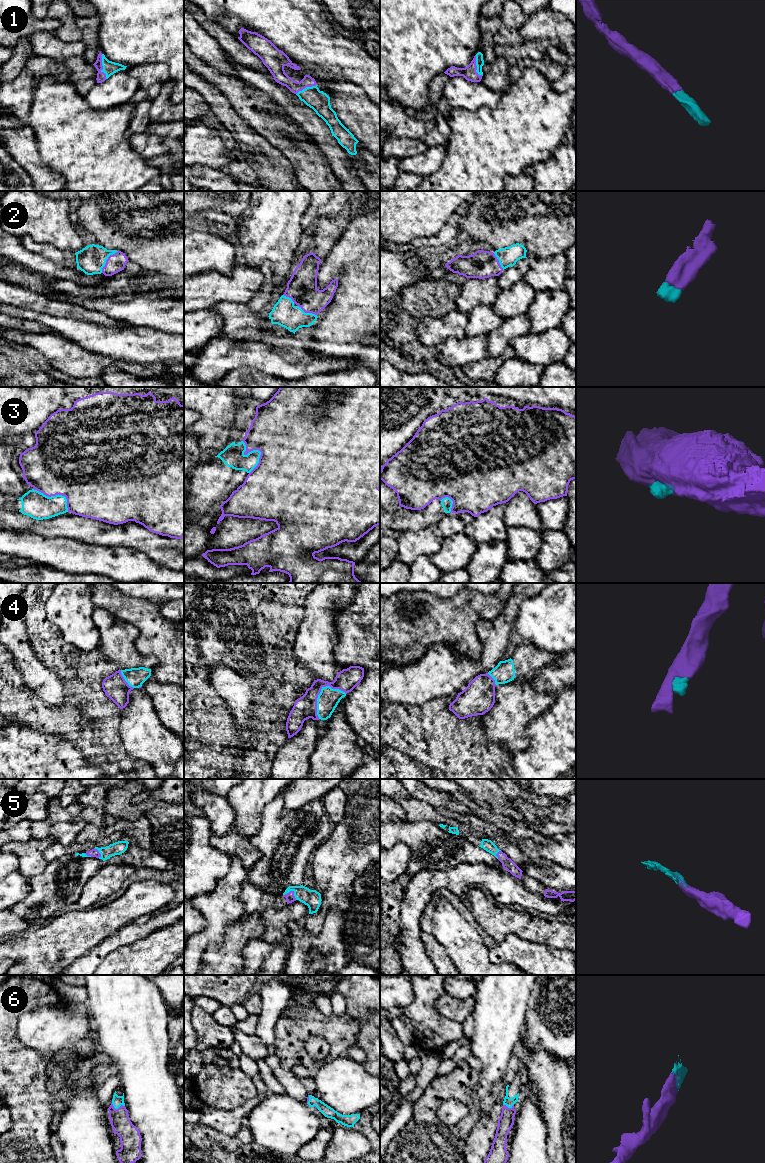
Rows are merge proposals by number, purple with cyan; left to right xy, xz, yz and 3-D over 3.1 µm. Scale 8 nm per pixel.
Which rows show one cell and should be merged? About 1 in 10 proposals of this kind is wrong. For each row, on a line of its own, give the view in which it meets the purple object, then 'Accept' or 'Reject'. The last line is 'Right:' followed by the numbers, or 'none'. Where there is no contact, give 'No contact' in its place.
1: Touches purple in xy. Accept
2: Touches purple in xy. Accept
3: Touches purple in xz. Reject
4: Touches purple in xz. Accept
5: Touches purple in xz. Accept
6: Touches purple in xy. Accept
Right: 1, 2, 4, 5, 6

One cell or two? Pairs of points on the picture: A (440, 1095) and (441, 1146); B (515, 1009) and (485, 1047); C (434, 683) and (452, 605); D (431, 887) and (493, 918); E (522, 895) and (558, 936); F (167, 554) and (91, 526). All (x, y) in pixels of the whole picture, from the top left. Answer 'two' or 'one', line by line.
A: one
B: one
C: two
D: two
E: two
F: one

